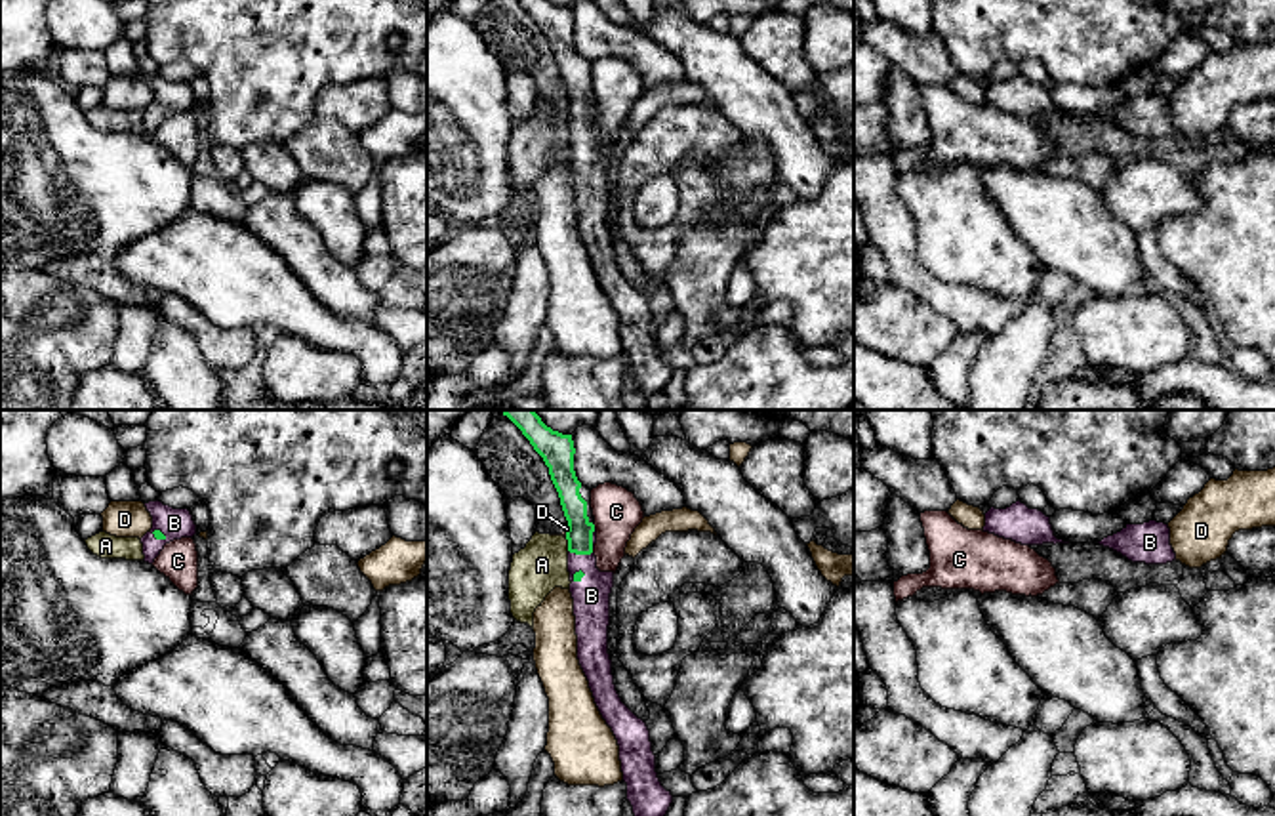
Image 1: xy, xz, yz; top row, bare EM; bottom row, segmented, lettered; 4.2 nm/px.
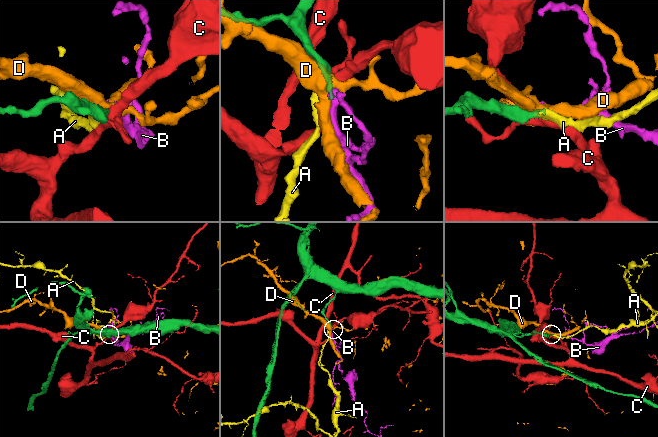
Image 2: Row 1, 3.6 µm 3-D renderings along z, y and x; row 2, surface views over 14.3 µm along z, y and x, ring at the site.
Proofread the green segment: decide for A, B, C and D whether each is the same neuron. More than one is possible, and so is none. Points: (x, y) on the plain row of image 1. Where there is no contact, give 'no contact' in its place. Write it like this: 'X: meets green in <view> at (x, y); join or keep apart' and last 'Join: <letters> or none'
A: meets green in xz at (568, 117); keep apart
B: meets green in xz at (580, 126); join
C: no contact; keep apart
D: meets green in xz at (566, 105); keep apart
Join: B

